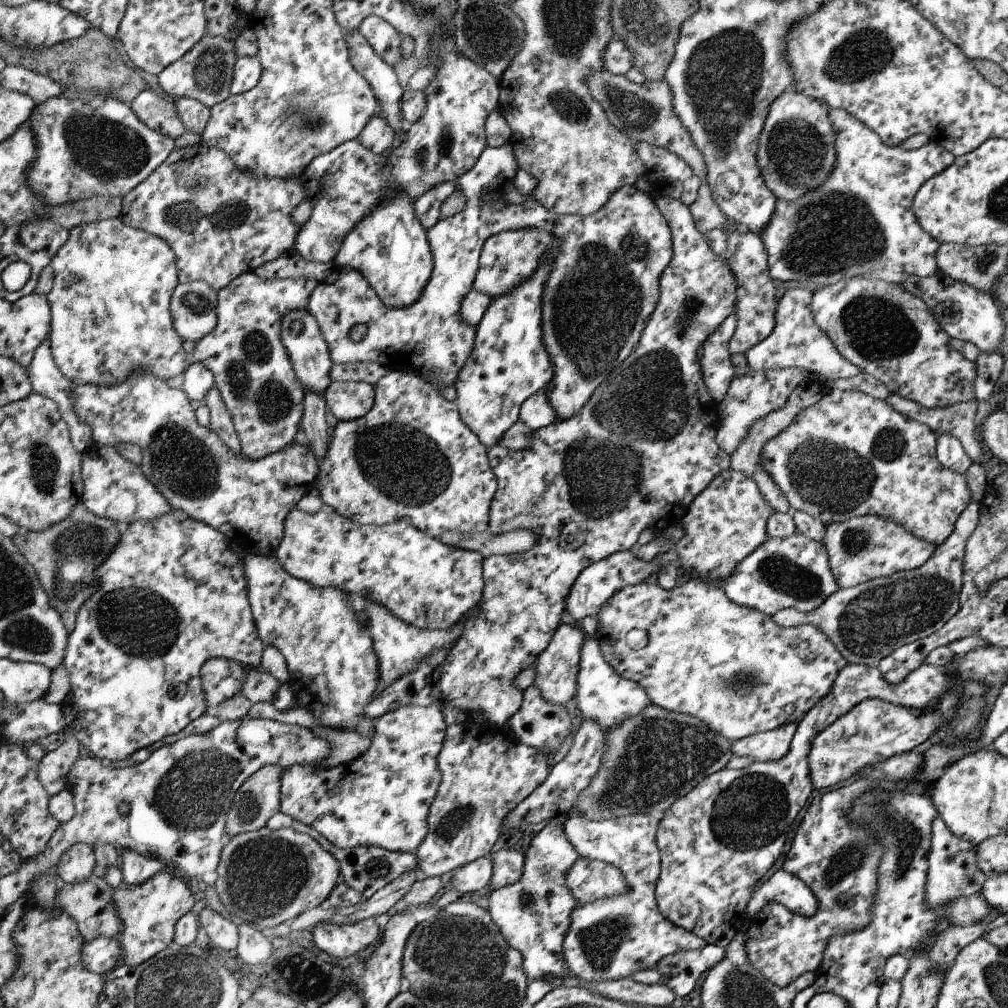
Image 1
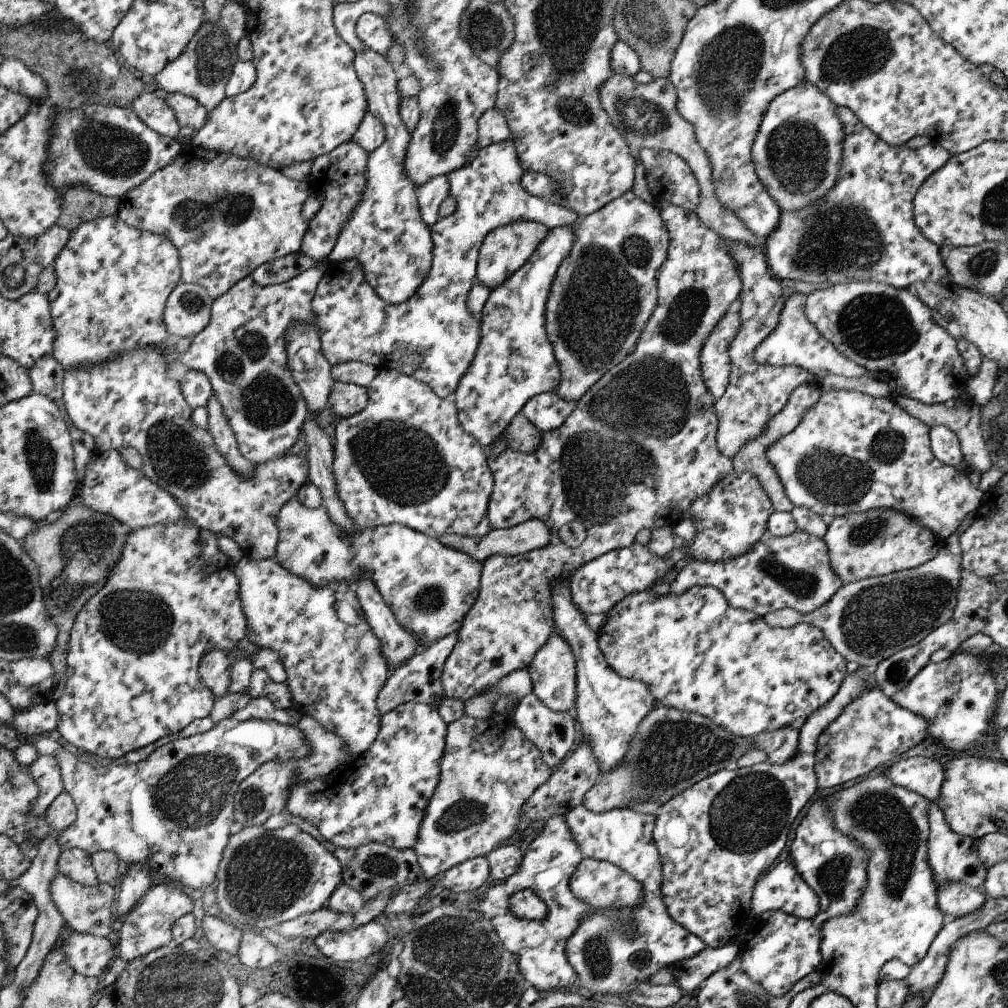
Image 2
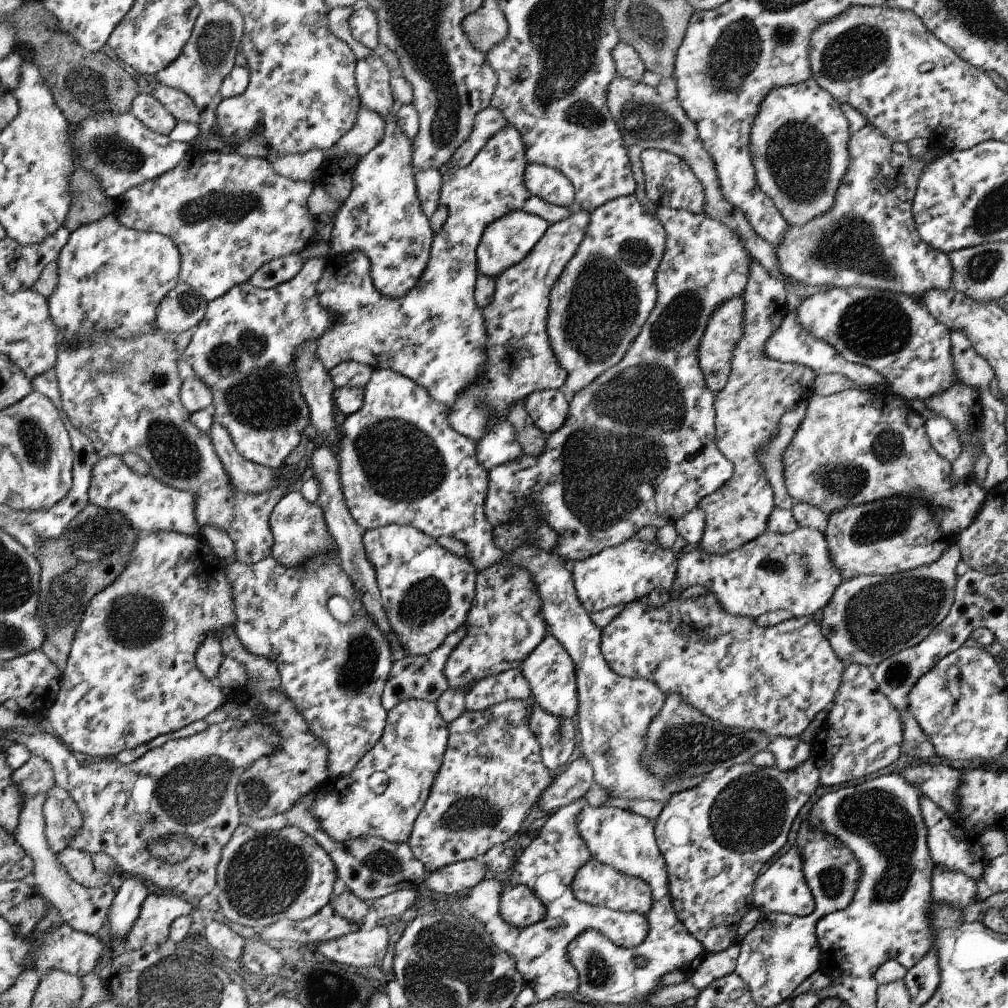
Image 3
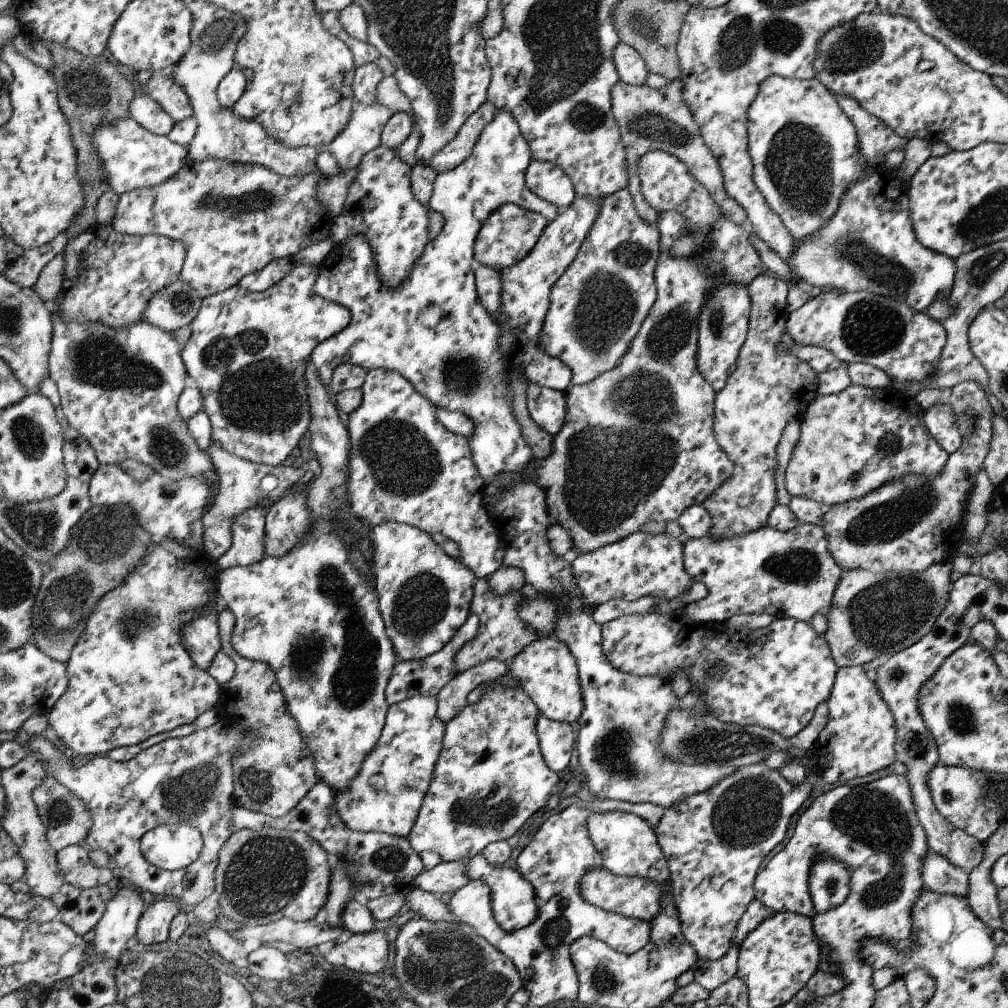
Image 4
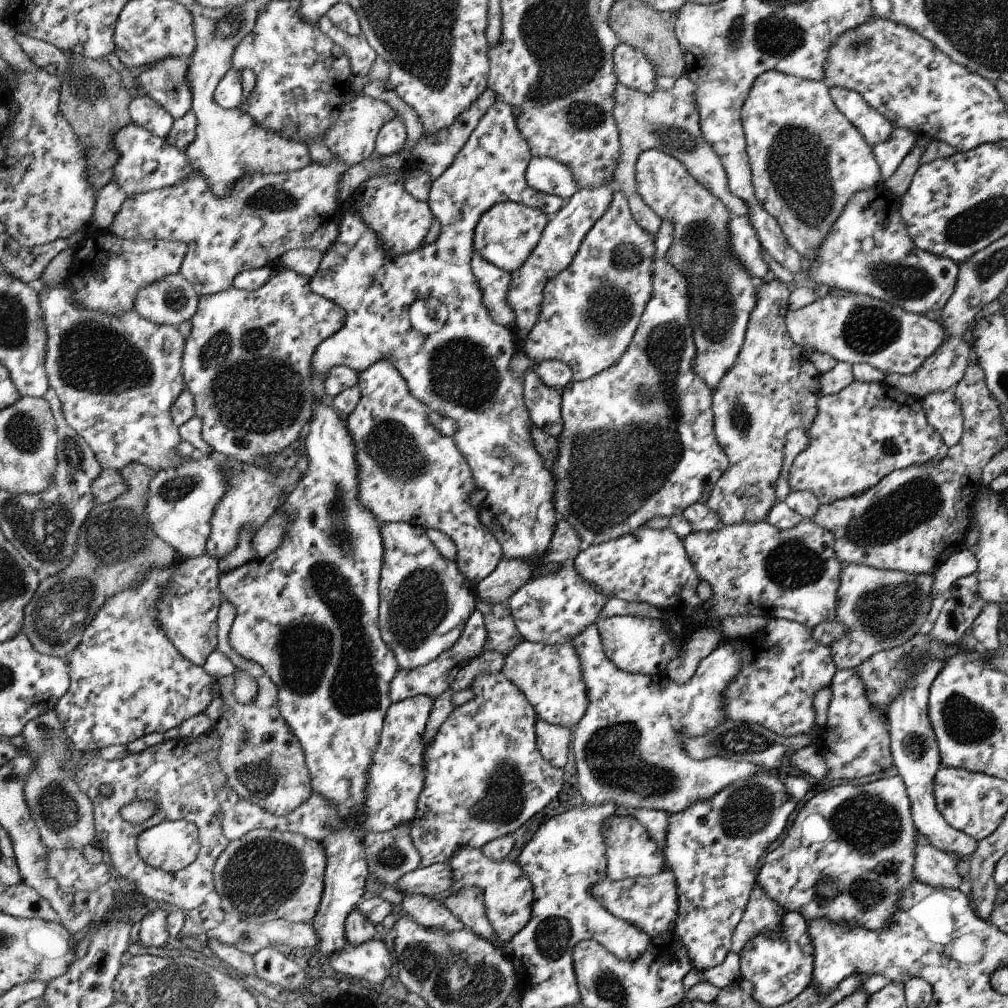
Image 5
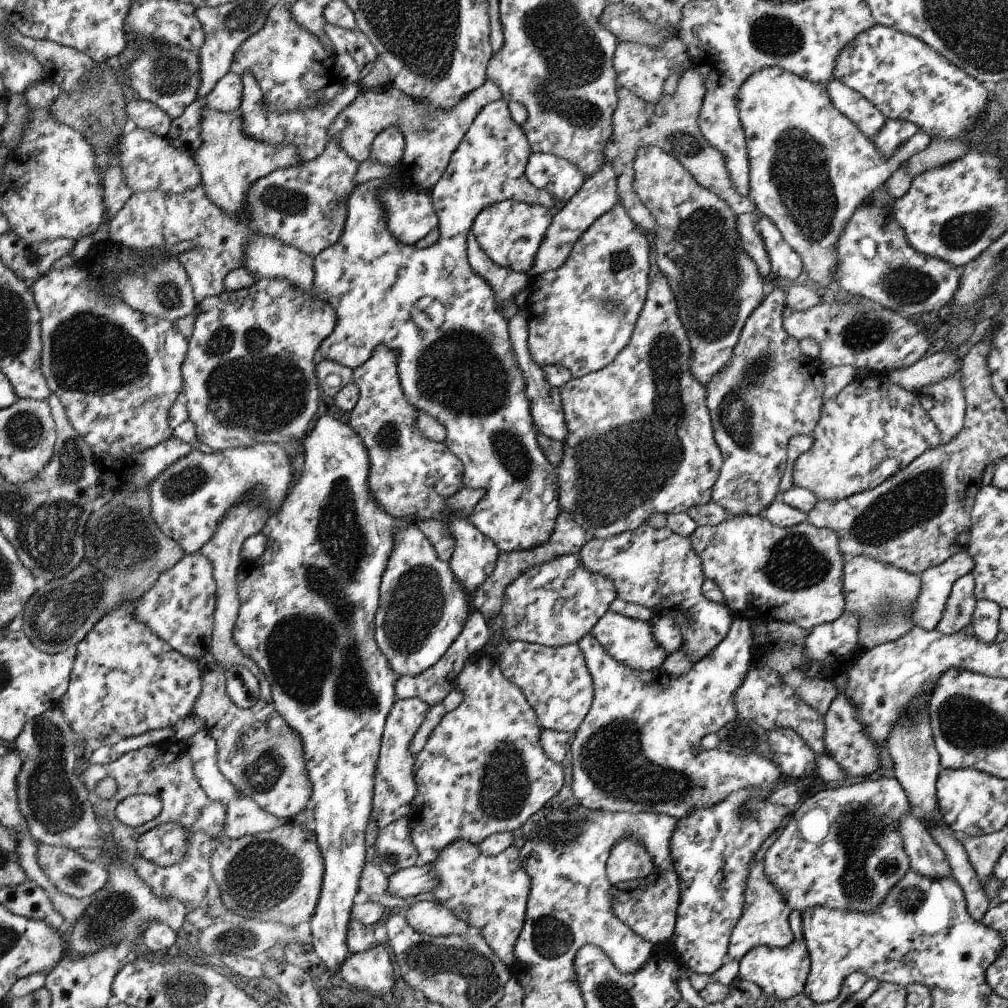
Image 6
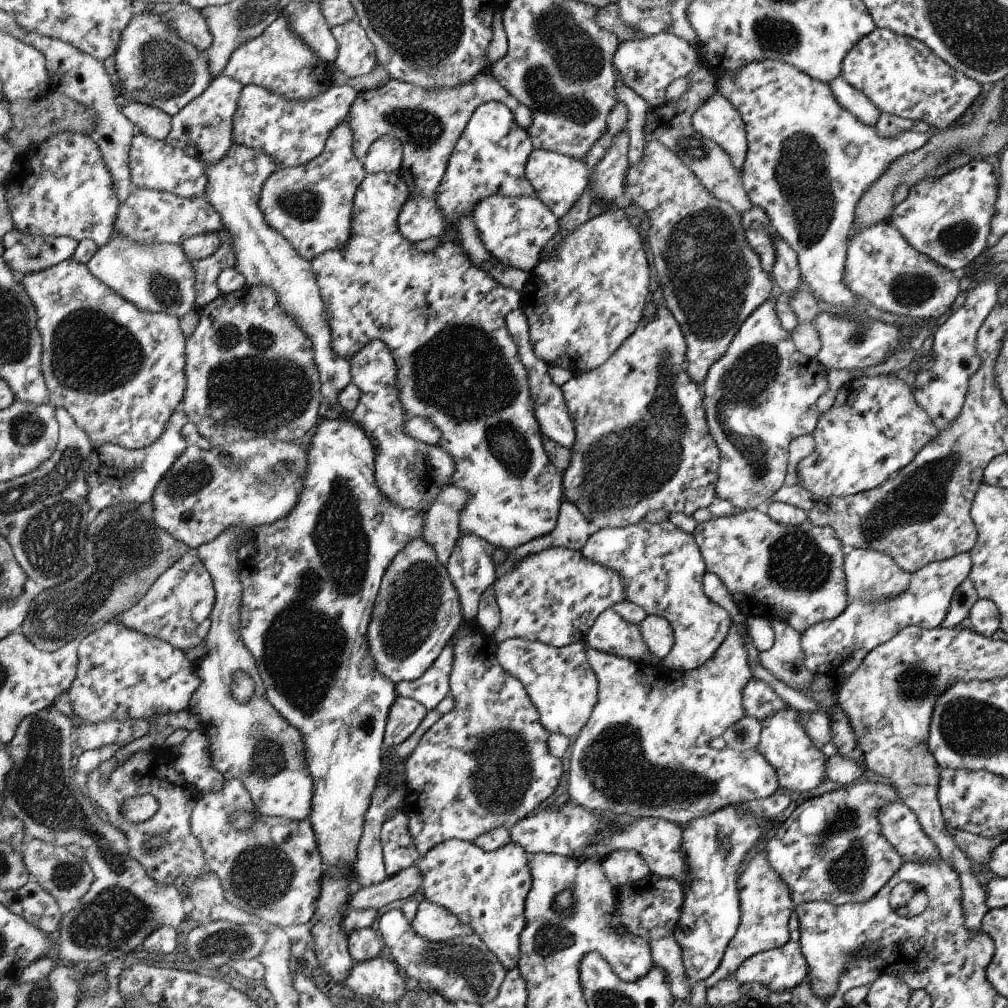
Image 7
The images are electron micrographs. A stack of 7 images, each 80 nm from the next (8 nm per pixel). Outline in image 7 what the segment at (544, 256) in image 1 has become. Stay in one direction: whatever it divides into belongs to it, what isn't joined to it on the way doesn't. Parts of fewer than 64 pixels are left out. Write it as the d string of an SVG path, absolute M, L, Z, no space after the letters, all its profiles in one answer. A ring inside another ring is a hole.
M533 197L484 198L471 210L473 226L484 249L505 267L529 272L539 262L540 250L560 229L559 219L545 203Z

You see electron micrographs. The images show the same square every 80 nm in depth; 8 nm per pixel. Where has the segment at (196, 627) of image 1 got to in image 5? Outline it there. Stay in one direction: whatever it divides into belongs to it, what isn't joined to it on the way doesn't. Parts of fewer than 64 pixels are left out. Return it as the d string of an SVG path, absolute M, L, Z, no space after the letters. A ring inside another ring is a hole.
M180 561L163 568L153 567L132 587L116 592L112 597L109 597L108 600L100 606L99 612L97 612L92 620L88 622L88 626L85 628L84 634L81 637L80 644L77 645L71 653L67 654L70 685L68 686L68 690L64 696L57 701L55 712L57 713L57 720L61 723L66 740L72 745L73 749L85 753L91 752L91 750L105 749L111 745L127 745L141 737L147 736L149 733L158 733L177 728L183 722L187 721L188 718L203 713L212 702L210 689L212 688L215 679L202 667L189 662L189 659L186 659L184 655L176 649L173 642L169 640L168 636L164 633L164 630L158 625L158 610L156 609L156 603L162 596L164 590L168 588L168 583L170 582L170 579L176 570L176 566L179 563Z

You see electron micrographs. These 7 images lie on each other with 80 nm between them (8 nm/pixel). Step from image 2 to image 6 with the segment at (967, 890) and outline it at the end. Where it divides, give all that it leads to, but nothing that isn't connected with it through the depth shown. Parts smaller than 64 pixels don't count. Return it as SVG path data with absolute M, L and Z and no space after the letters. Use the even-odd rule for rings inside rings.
M909 814L900 820L904 850L911 859L911 869L928 879L944 879L952 873L947 856L921 821Z

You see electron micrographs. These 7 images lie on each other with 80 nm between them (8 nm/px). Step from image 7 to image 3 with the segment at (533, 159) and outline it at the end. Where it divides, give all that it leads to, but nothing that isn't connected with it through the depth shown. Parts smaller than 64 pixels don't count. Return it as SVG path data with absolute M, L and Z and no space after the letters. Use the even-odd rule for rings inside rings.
M527 164L524 186L537 198L560 207L571 207L575 190L565 175L552 167Z

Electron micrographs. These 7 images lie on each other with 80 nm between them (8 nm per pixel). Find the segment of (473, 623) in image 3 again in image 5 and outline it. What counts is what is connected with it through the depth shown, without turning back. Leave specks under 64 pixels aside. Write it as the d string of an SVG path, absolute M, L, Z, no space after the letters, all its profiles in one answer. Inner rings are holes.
M477 599L475 608L482 614L484 622L483 650L493 651L505 657L524 640L514 626L514 620L507 610L506 602L494 605L485 599Z

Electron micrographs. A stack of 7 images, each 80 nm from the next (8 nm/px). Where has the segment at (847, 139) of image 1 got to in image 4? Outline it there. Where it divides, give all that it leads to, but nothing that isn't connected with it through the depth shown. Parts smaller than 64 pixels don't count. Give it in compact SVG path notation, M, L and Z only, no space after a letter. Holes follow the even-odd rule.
M836 95L836 101L840 105L840 109L843 114L851 121L853 128L857 134L857 140L859 140L859 152L864 158L864 164L868 167L866 175L863 175L860 179L852 182L852 185L847 186L841 193L839 204L835 209L835 212L825 221L825 224L820 228L819 232L815 232L811 237L805 237L804 241L793 242L792 253L788 256L786 263L790 268L790 272L795 274L797 280L805 285L807 288L812 286L819 286L822 290L837 289L840 291L867 291L876 295L890 296L897 299L899 302L904 302L907 306L912 307L913 310L925 312L926 308L930 306L931 302L943 297L950 296L950 290L953 286L956 276L956 265L953 259L950 259L944 254L935 252L925 248L920 242L917 242L915 231L912 227L911 215L908 209L908 184L904 186L904 182L896 175L897 170L890 170L885 166L884 156L889 151L899 151L903 149L906 144L906 139L896 135L885 123L879 120L875 115L870 115L865 109L861 108L860 104L852 98Z

